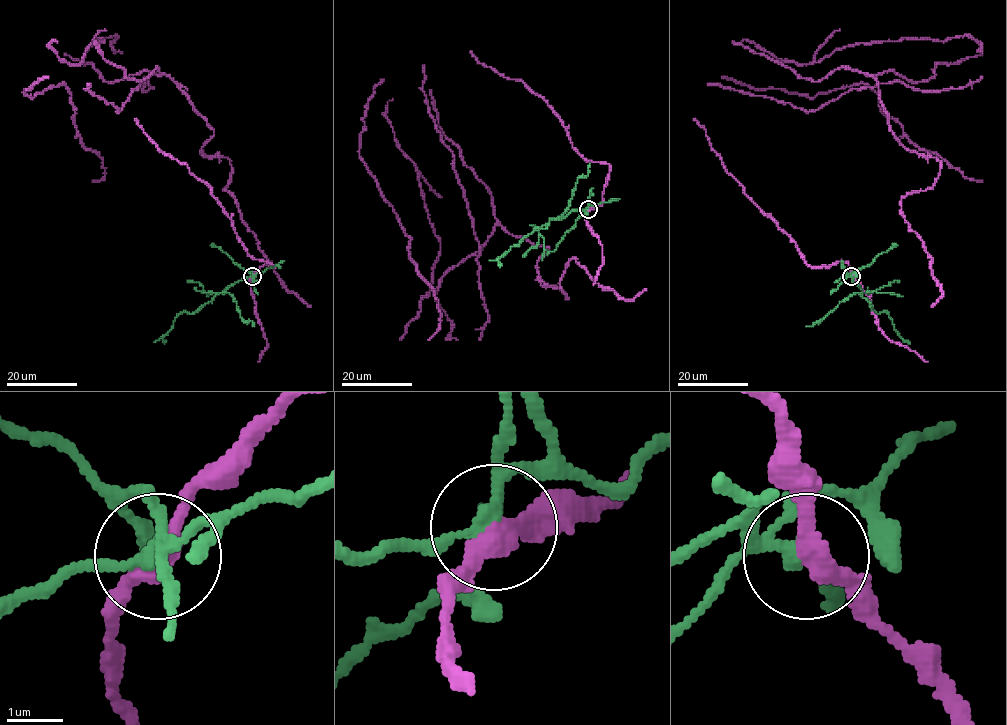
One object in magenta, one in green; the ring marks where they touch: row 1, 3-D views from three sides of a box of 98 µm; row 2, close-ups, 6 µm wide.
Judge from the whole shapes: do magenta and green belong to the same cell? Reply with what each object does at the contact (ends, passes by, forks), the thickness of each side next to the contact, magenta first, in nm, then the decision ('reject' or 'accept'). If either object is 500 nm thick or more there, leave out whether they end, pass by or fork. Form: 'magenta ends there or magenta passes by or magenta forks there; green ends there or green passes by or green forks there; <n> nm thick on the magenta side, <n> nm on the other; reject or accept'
magenta passes by; green forks there; 320 nm thick on the magenta side, 200 nm on the other; reject

